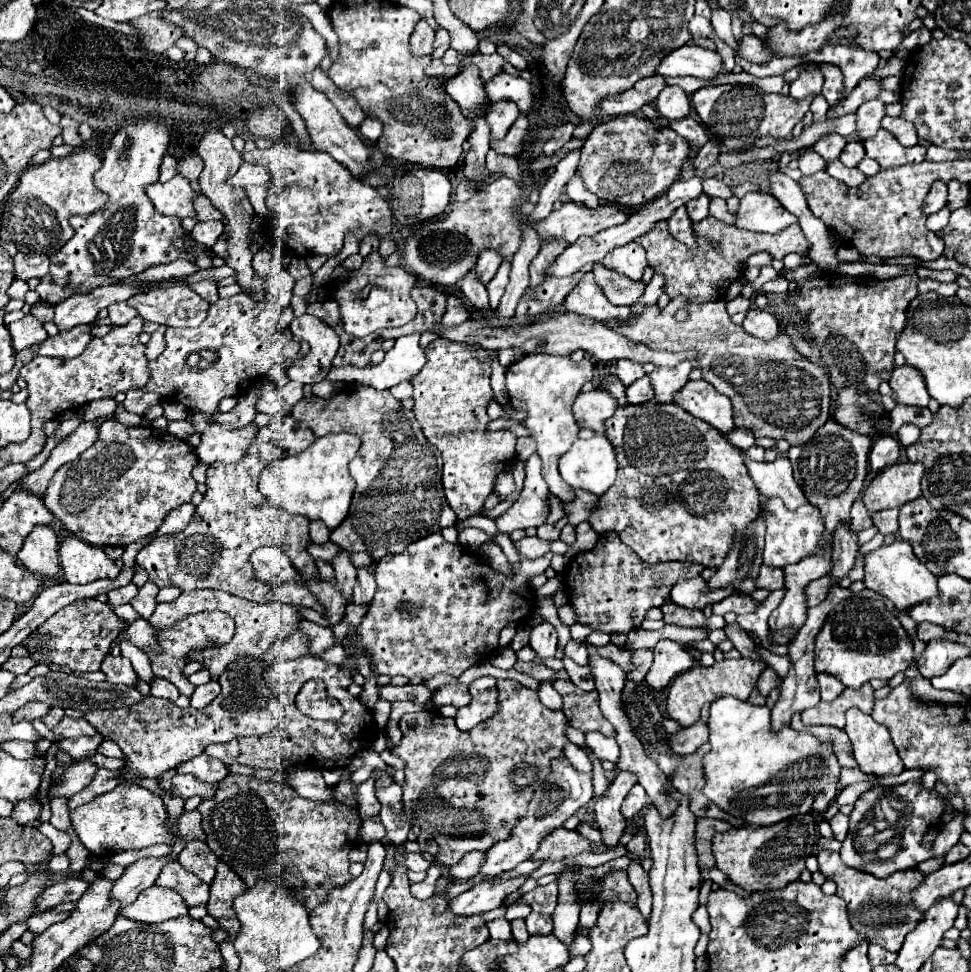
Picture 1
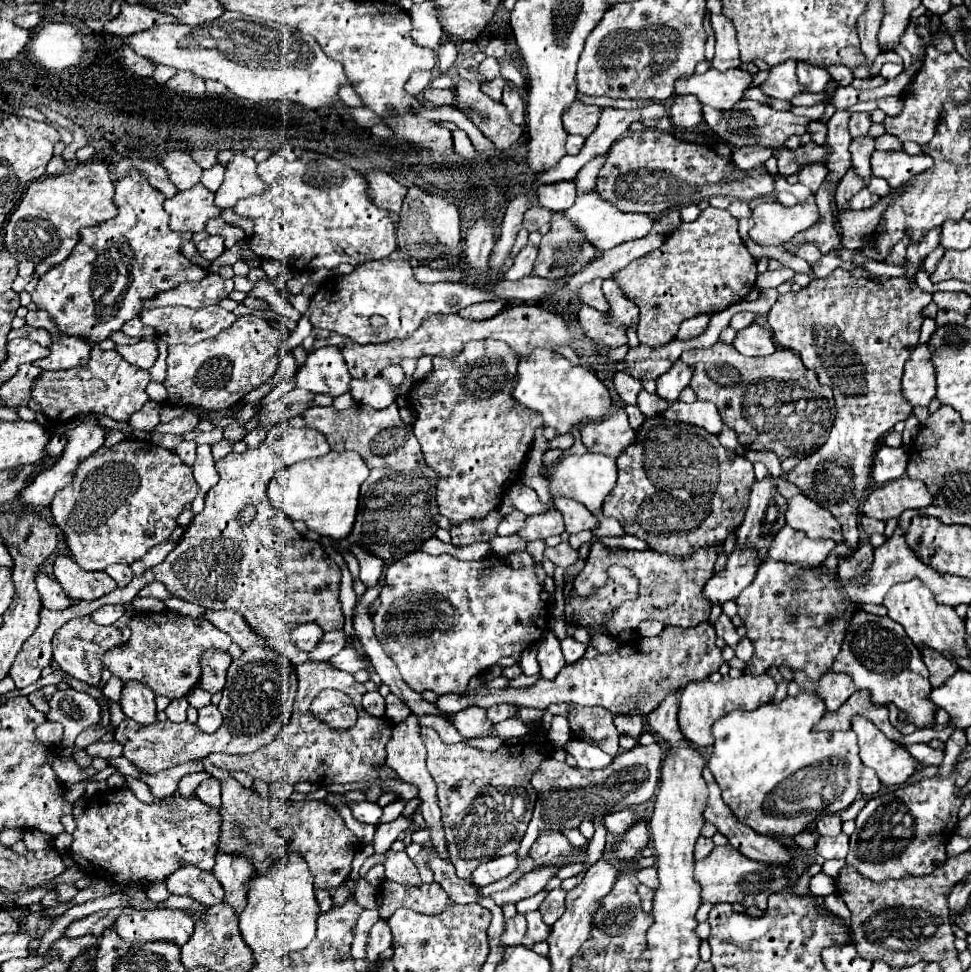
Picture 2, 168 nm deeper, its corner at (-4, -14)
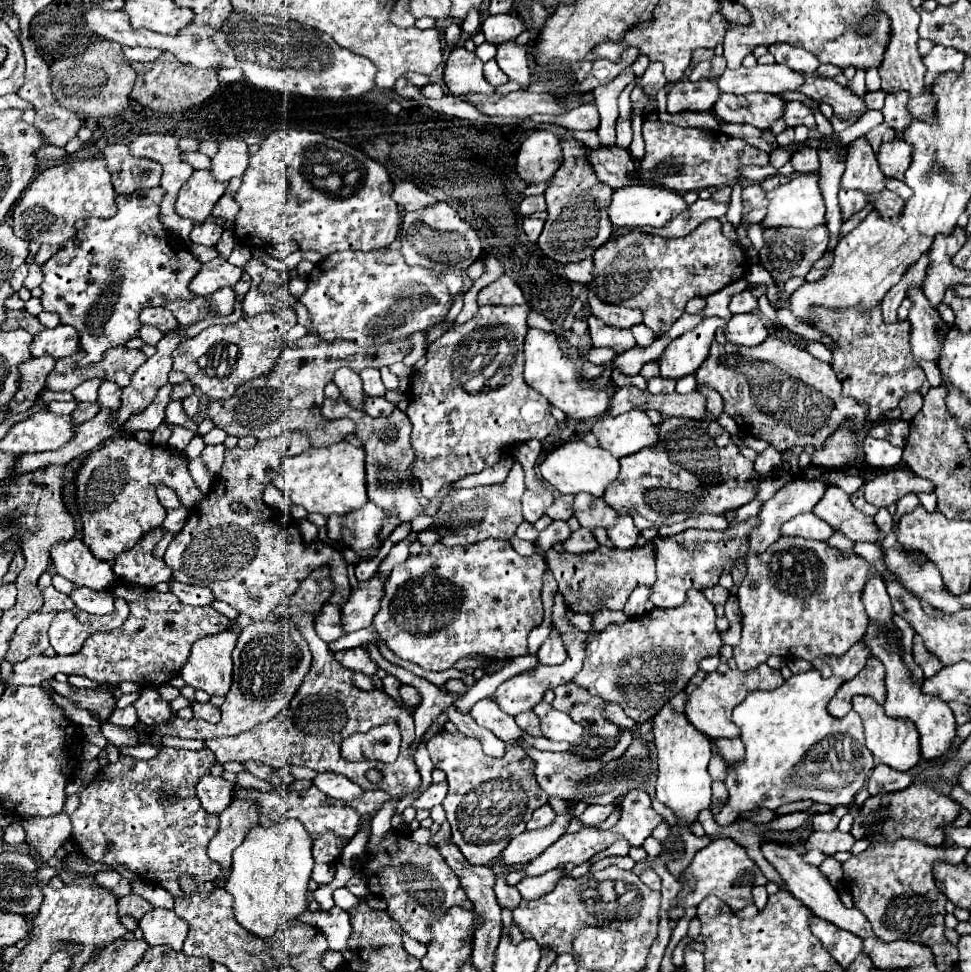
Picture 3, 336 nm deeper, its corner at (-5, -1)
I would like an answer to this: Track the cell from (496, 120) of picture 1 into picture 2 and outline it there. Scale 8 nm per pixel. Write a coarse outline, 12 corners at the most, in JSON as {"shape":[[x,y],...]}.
{"shape":[[506,90],[502,104],[514,124],[524,124],[526,106],[516,90]]}

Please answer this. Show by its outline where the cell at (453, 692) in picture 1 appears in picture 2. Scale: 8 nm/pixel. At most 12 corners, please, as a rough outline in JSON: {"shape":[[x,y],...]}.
{"shape":[[478,706],[452,714],[464,738],[488,736],[492,722]]}

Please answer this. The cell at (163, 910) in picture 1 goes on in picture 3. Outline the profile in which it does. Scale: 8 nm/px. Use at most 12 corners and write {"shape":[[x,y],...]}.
{"shape":[[153,909],[141,921],[145,941],[181,951],[189,925]]}

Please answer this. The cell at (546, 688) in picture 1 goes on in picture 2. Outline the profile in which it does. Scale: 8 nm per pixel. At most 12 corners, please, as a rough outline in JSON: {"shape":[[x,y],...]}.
{"shape":[[554,716],[548,740],[562,748],[570,740],[564,716]]}

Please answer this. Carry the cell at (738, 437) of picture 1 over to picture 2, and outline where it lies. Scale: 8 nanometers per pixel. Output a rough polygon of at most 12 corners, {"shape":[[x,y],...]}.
{"shape":[[728,426],[718,440],[728,450],[740,448],[736,432]]}

